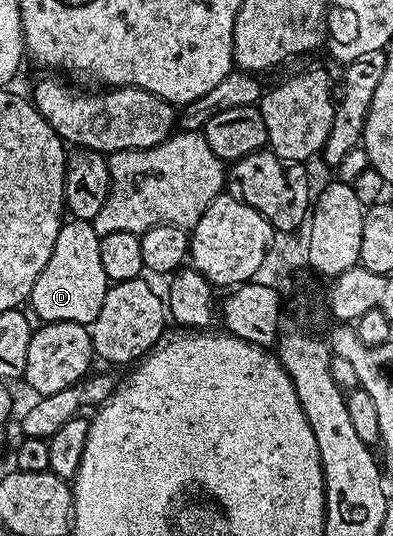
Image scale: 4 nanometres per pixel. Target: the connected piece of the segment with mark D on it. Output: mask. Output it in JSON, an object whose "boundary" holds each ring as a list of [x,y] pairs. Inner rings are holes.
{"boundary":[[[72,218],[61,225],[58,240],[54,240],[54,252],[50,252],[46,268],[42,268],[38,280],[34,280],[30,295],[31,313],[36,313],[41,323],[73,322],[91,327],[92,322],[98,320],[109,285],[106,271],[102,269],[100,234],[94,232],[91,221]]]}

